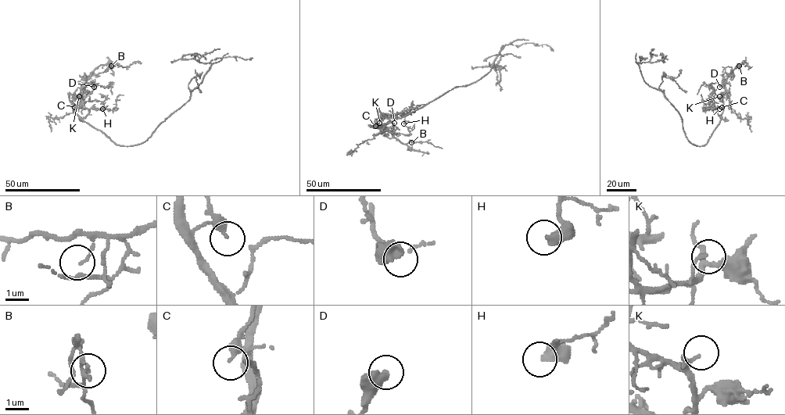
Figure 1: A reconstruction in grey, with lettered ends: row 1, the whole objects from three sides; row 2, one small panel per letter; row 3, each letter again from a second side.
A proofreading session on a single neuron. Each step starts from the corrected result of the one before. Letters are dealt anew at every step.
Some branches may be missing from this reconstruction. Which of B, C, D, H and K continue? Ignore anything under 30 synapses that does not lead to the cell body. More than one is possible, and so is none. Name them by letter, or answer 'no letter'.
no letter

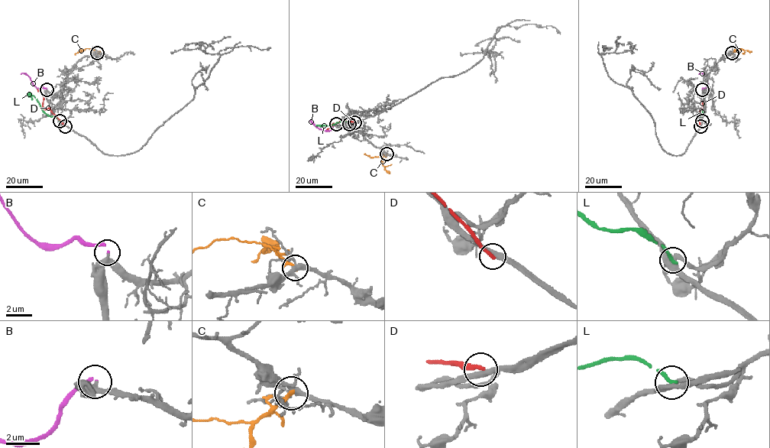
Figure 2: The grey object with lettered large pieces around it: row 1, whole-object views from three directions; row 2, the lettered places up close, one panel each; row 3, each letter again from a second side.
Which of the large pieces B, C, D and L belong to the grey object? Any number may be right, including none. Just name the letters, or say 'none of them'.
B

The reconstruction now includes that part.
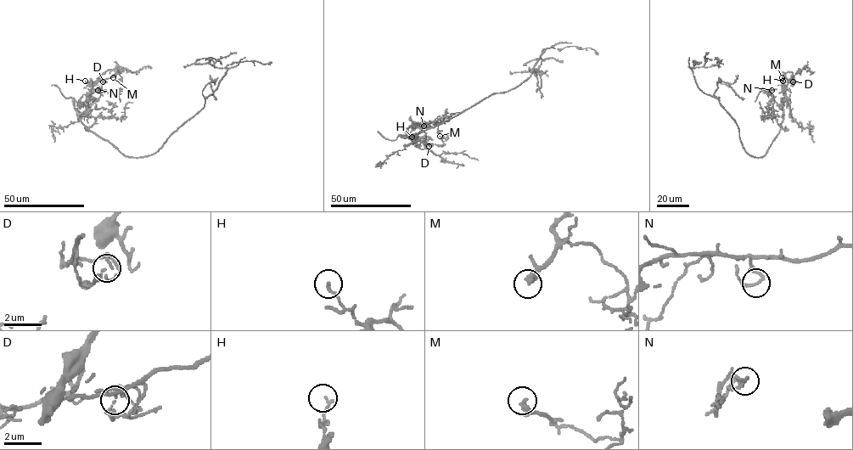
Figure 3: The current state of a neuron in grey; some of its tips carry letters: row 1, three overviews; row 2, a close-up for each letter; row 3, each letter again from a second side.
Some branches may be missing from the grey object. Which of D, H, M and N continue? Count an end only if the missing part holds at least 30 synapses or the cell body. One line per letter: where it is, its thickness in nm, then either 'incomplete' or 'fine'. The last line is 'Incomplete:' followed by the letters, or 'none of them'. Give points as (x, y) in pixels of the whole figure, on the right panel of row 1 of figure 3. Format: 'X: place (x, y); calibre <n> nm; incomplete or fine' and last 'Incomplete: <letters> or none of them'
D: place (793, 81); calibre 110 nm; fine
H: place (782, 81); calibre 130 nm; fine
M: place (782, 77); calibre 320 nm; incomplete
N: place (771, 90); calibre 120 nm; fine
Incomplete: M

